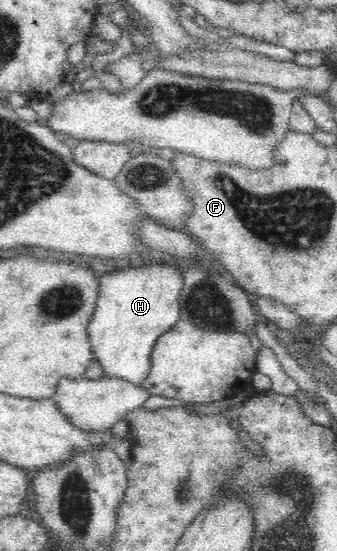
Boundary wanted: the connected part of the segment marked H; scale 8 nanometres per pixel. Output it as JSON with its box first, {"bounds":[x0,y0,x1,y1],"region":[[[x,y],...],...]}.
{"bounds":[88,265,185,387],"region":[[[143,265],[142,267],[127,267],[125,269],[109,271],[100,276],[98,299],[95,312],[88,324],[88,337],[92,353],[101,364],[102,376],[122,378],[135,386],[143,387],[143,380],[149,376],[151,370],[151,352],[159,336],[169,332],[171,327],[180,319],[179,295],[184,287],[183,272],[185,266],[171,265]]]}

